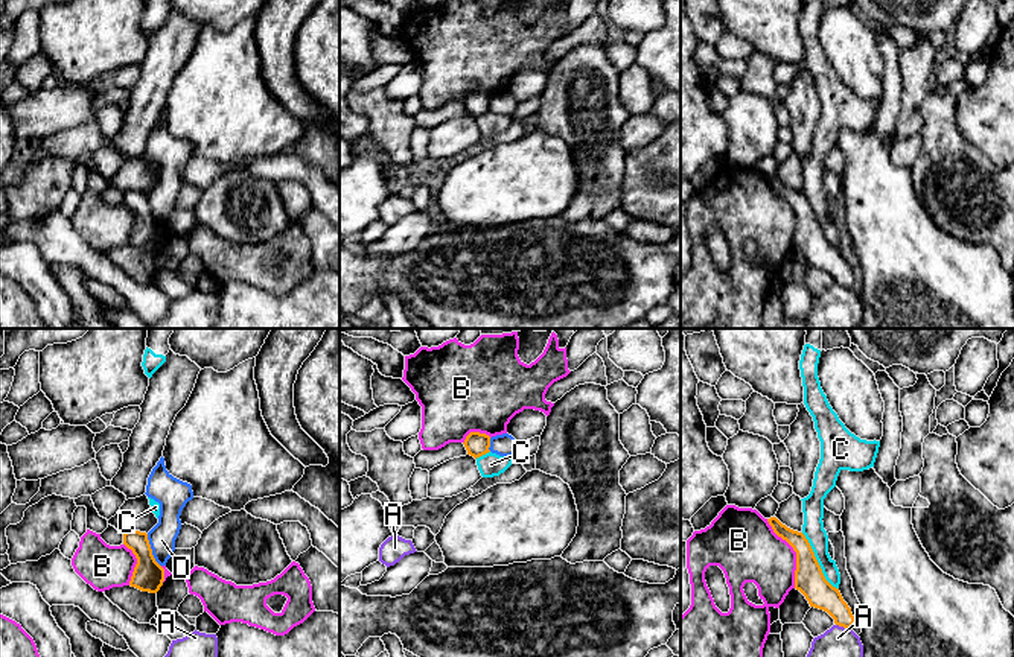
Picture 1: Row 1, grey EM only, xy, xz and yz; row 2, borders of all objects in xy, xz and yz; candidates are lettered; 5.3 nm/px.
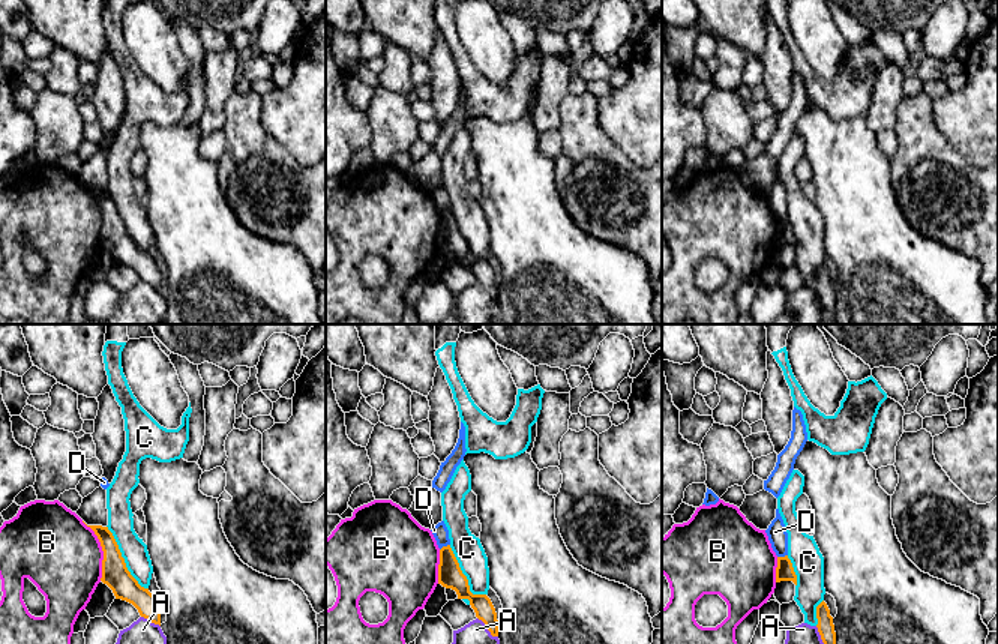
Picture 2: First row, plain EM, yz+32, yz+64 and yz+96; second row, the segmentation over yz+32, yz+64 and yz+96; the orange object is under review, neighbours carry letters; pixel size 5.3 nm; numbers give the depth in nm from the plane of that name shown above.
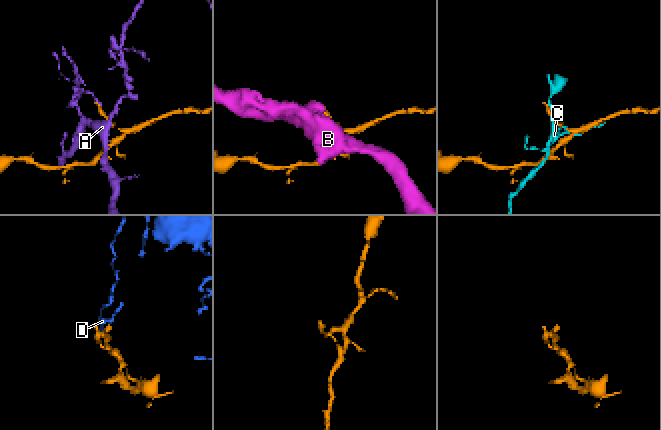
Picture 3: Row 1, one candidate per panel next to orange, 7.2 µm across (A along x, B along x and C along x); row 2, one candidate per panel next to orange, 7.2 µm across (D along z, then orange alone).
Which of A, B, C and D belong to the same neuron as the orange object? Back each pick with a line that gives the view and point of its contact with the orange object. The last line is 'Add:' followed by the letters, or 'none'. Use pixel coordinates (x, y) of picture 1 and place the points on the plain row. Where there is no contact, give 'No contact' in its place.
Add: none

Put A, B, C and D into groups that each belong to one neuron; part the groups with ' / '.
A / B / C / D

